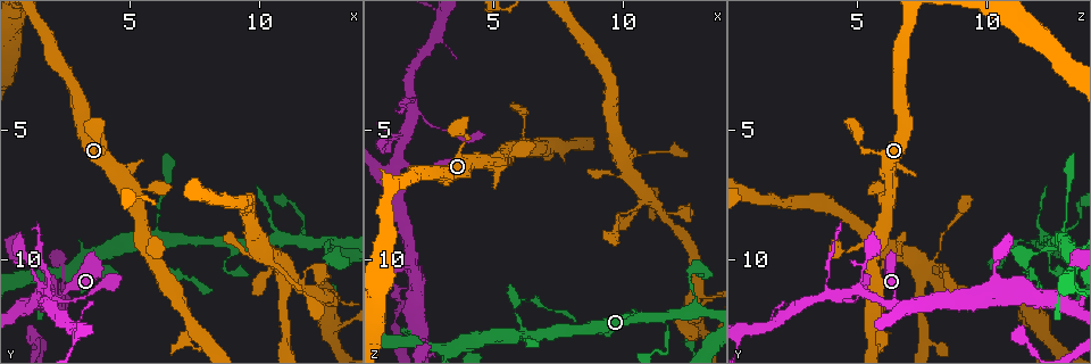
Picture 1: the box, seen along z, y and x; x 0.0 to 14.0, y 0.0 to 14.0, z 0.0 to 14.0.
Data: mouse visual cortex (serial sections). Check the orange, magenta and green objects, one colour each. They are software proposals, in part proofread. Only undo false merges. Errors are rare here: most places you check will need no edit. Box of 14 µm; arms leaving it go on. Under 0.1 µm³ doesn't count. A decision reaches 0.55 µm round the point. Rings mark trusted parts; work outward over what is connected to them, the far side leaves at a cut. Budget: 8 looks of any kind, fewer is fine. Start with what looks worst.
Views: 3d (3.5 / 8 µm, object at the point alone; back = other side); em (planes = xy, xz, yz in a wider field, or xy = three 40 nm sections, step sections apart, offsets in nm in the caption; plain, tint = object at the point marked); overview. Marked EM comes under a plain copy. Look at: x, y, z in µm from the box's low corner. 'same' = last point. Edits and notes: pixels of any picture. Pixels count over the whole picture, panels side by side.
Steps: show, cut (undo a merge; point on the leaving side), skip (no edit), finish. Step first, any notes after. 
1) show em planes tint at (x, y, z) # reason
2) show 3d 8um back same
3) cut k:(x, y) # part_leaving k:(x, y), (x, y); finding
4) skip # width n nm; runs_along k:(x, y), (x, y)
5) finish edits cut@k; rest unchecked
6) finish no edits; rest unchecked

show 3d 8um at (5.8, 9.7, 11.8) # thick turns thin

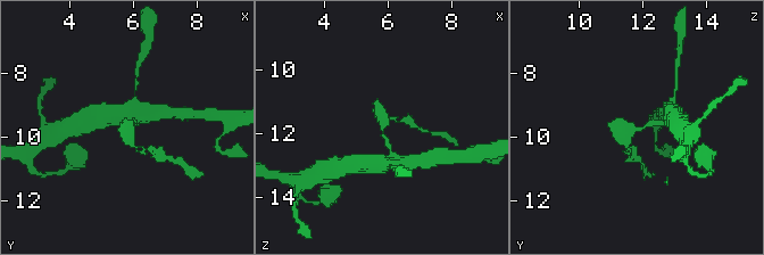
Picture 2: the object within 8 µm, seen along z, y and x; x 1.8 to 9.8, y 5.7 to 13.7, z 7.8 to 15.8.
show em xy step 1 tint at (5.8, 9.8, 11.8) # shape alone is not enough

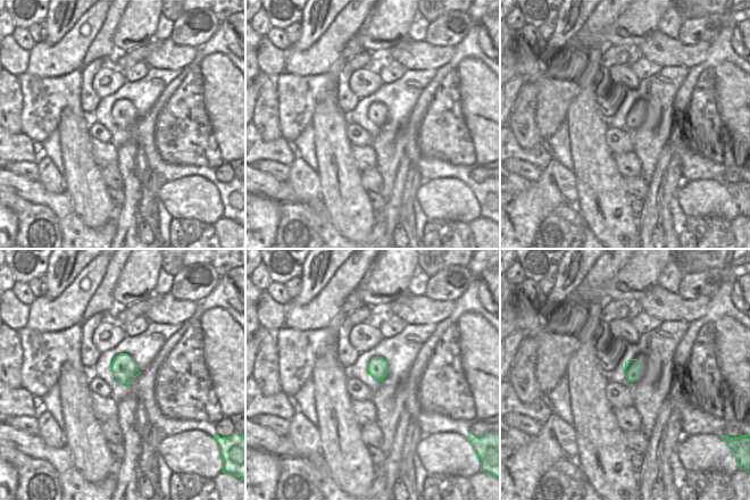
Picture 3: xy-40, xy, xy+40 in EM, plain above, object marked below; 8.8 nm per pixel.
skip # runs_along 2:(665, 123), (630, 129), (628, 148); all the same cell

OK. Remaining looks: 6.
show 3d 3.5um at (11.5, 9.2, 12.2) # branch point

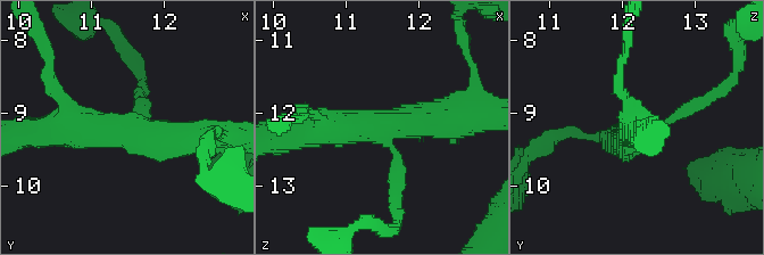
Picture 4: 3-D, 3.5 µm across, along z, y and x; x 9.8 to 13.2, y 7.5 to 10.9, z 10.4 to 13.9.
show em planes tint at (11.45, 9.25, 12.20) # arms 3; arm_widths 200, 300, 450 nm; shape alone is not enough

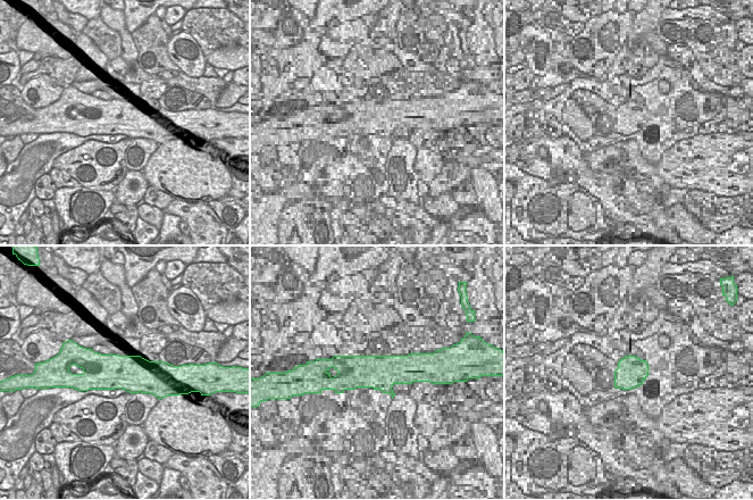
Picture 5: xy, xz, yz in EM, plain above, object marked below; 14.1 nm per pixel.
skip # width 500 nm; runs_along 4:(305, 134), (455, 120); one cell here

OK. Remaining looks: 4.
show 3d 8um at (1.5, 11.6, 6.3) # thin arm on a thick one

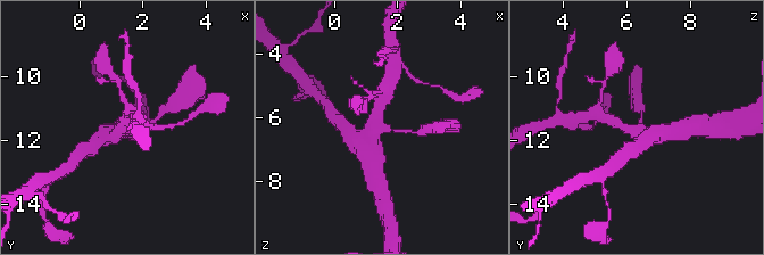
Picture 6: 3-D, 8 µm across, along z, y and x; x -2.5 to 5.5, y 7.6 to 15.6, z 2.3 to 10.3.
show em xy step 3 tint at (1.4, 11.7, 6.3) # arms 4; arm_widths 150, 350, 500, 500 nm

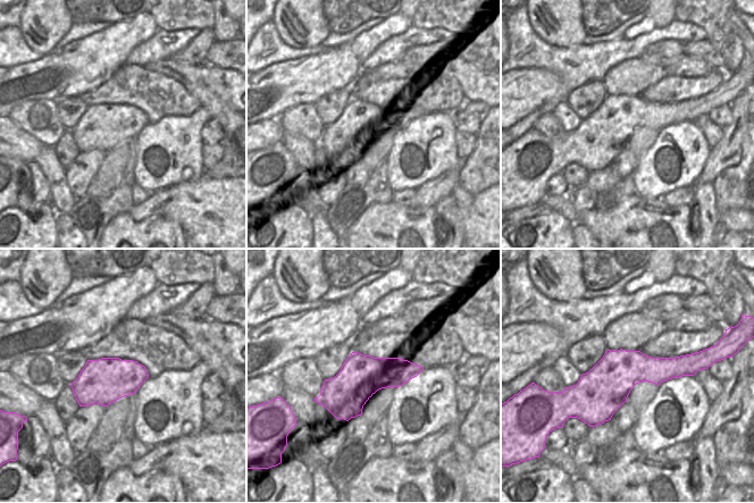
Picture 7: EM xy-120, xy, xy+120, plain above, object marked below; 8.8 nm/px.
skip # width 380 nm; runs_along 6:(410, 132), (379, 129), (371, 155); all the same cell

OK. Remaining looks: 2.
show em xy step 1 tint at (6.1, 8.4, 13.1) # sudden change in width

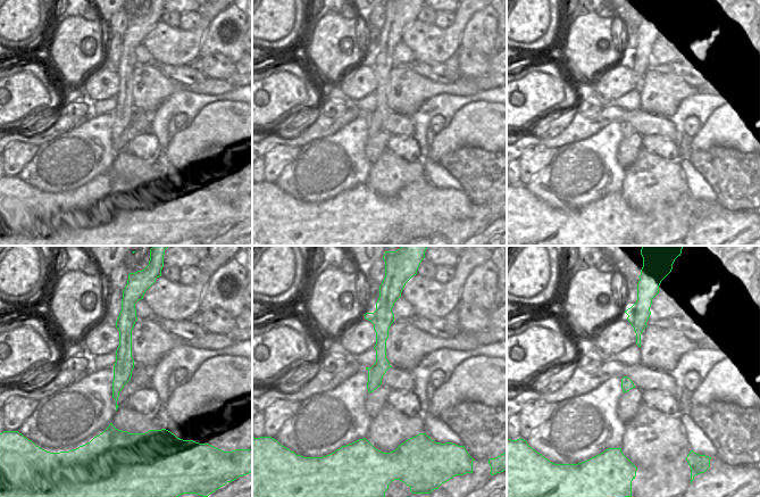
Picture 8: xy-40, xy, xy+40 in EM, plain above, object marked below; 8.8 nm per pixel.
show 3d 3.5um same # see where the arms go

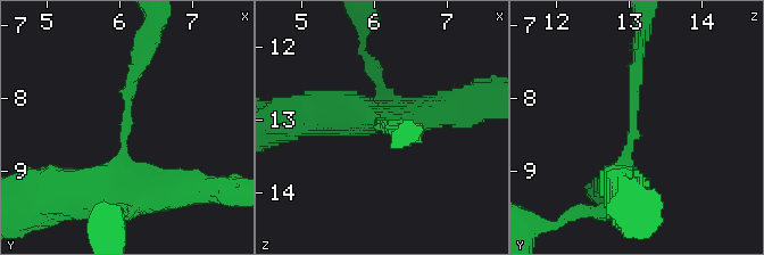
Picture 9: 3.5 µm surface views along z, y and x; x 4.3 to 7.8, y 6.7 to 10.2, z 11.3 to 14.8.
skip # runs_along 9:(622, 198), (639, 59); all the same cell

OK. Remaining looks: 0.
finish no edits; rest unchecked

